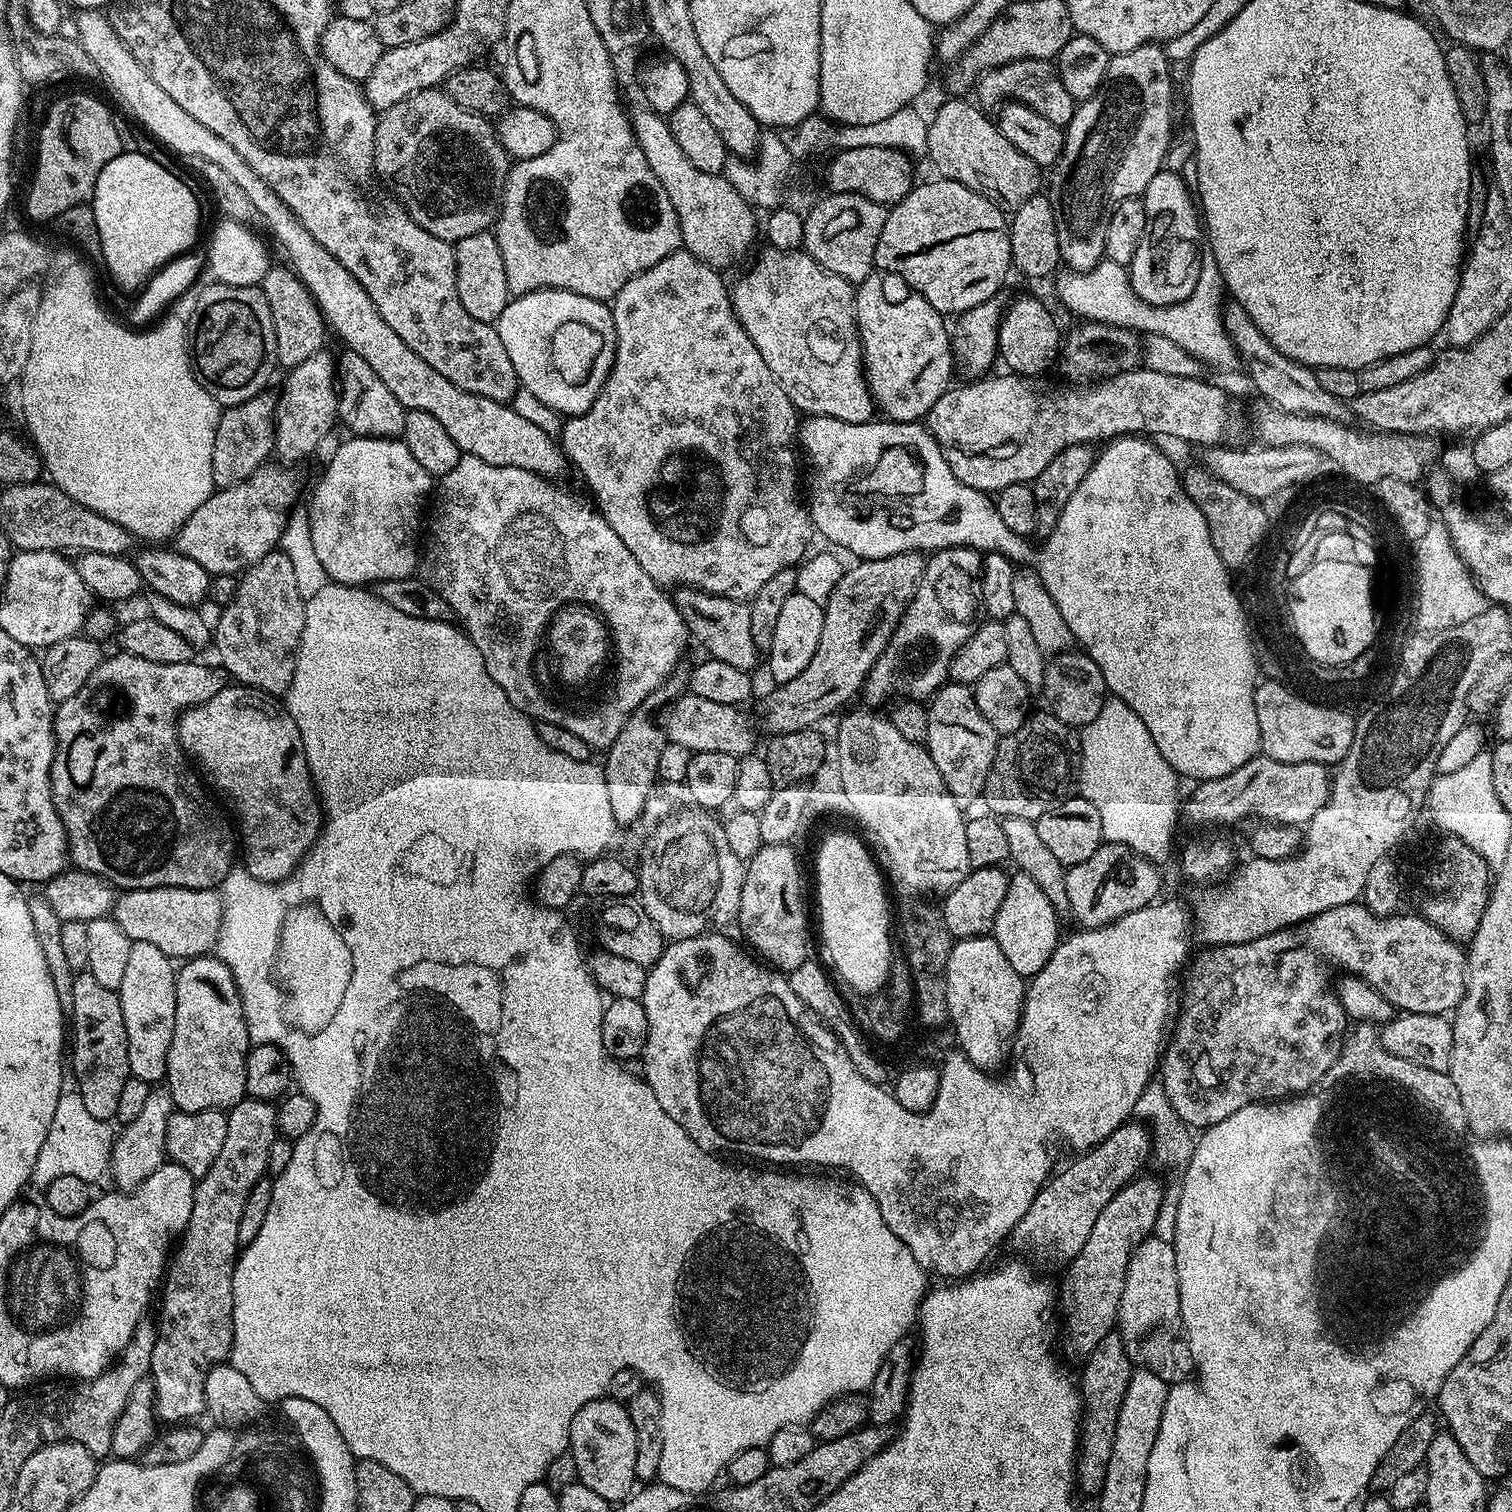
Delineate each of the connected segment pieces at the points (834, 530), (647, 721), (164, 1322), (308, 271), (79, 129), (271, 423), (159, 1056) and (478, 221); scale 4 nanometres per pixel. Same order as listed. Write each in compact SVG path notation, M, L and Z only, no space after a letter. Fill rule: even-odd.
M808 416L799 421L798 444L802 449L803 459L804 456L808 459L808 468L812 471L812 477L808 480L808 500L806 496L808 514L813 529L819 535L821 532L830 543L837 544L832 546L837 549L845 548L860 560L890 558L890 554L903 552L931 554L942 548L974 548L981 554L1000 552L1006 559L1020 566L1031 565L1038 578L1042 578L1042 586L1046 586L1050 598L1054 598L1058 614L1062 614L1066 626L1070 626L1073 641L1096 663L1098 670L1102 670L1105 689L1115 699L1126 702L1130 710L1134 710L1134 714L1142 718L1146 730L1150 730L1150 738L1154 738L1154 746L1158 746L1162 758L1170 762L1177 776L1189 776L1192 782L1222 778L1258 755L1260 735L1258 714L1254 710L1254 694L1258 683L1257 662L1250 641L1245 637L1244 623L1238 618L1236 600L1231 599L1237 594L1233 577L1226 574L1222 558L1219 557L1218 550L1214 550L1210 526L1206 526L1202 510L1198 510L1198 506L1194 506L1194 502L1186 494L1181 480L1181 469L1176 469L1175 462L1162 449L1155 448L1151 439L1140 434L1109 439L1101 447L1105 448L1096 452L1096 461L1090 466L1090 474L1086 474L1086 478L1082 478L1082 483L1078 485L1078 490L1070 494L1070 502L1066 502L1054 530L1050 535L1043 537L1041 544L1044 545L1037 552L1028 545L1029 541L1025 537L1006 530L1006 522L1002 522L996 509L996 501L989 493L979 492L974 486L966 486L956 477L954 470L950 470L938 442L923 423L873 418L861 424L851 424L829 416Z
M684 666L677 667L664 679L664 684L658 686L644 700L643 705L636 709L634 715L622 726L618 738L606 750L608 756L602 760L604 777L606 778L606 794L610 798L610 810L614 814L617 824L627 826L636 819L644 816L644 807L648 805L653 795L652 787L658 784L656 771L658 770L658 757L666 743L664 729L659 723L656 724L648 717L648 712L663 709L665 706L677 700L679 696L685 695L690 688L690 672ZM648 711L648 712L647 712ZM652 792L652 793L651 793Z
M251 1098L227 1109L226 1143L214 1158L214 1166L196 1180L190 1222L162 1280L164 1305L152 1355L150 1379L156 1391L156 1419L165 1425L192 1422L195 1416L205 1415L203 1390L208 1369L232 1355L234 1290L228 1267L236 1266L238 1259L238 1222L243 1206L255 1184L265 1179L270 1146L278 1139L276 1110L275 1103Z
M86 8L77 11L74 19L78 26L77 40L80 41L82 50L86 50L86 54L90 54L90 62L94 62L98 76L101 76L112 87L113 94L128 107L129 114L154 139L161 140L170 151L177 152L180 156L189 156L192 160L205 160L208 166L222 170L222 174L226 174L230 178L232 188L235 191L240 191L256 207L256 212L264 219L269 234L280 243L281 250L288 255L289 261L287 260L287 263L296 273L298 279L308 287L308 293L315 300L316 305L320 307L327 327L331 331L333 328L344 339L343 347L347 351L362 354L362 358L366 358L366 362L374 370L374 374L378 374L378 378L382 378L382 382L386 382L390 394L394 394L394 398L398 398L398 402L402 402L405 410L409 412L423 410L426 414L431 414L446 430L446 434L450 434L450 438L454 438L454 442L465 456L482 458L482 462L490 462L490 466L518 466L518 470L530 470L539 476L560 478L556 476L562 475L564 468L566 469L566 457L559 443L549 433L538 430L538 426L534 426L532 422L526 422L526 418L522 418L507 403L491 400L482 394L470 394L466 390L456 388L454 382L442 378L442 374L438 374L438 370L434 370L434 366L422 362L422 358L418 358L418 354L414 354L414 350L410 350L410 346L406 346L406 342L402 342L402 338L398 338L398 334L394 334L394 330L390 330L390 326L386 326L386 322L378 314L374 302L370 302L370 294L366 294L366 290L358 282L358 278L354 278L354 274L350 274L350 270L346 270L324 246L314 242L310 233L296 221L295 214L272 193L272 187L230 146L230 142L226 142L224 138L218 138L218 134L214 134L212 130L206 130L206 126L202 126L202 122L198 122L198 118L194 118L192 114L186 114L186 110L182 110L182 106L178 106L178 102L174 102L174 98L170 98L170 94L166 94L166 90L162 90L162 86L158 86L158 82L154 82L154 78L150 78L150 74L146 74L146 70L142 70L138 58L134 58L134 54L130 54L126 42L122 42L122 38L118 38L118 34L112 28L111 19L103 11Z
M76 92L52 104L44 125L40 128L40 141L36 144L36 173L28 188L28 216L38 223L56 222L64 211L92 199L98 174L122 151L120 132L112 112L96 96Z
M265 390L254 398L233 408L224 408L220 414L218 430L214 434L214 454L212 455L212 483L217 489L229 488L246 478L250 478L273 455L272 439L276 435L276 396Z
M135 942L126 961L126 974L118 989L122 1022L126 1022L128 1061L134 1078L156 1086L168 1075L170 1042L174 1038L176 1013L176 973L173 957L162 954L150 942Z
M439 87L427 88L413 96L402 98L402 102L394 102L394 106L390 106L384 112L379 113L376 122L376 133L374 134L374 150L372 151L375 175L377 177L385 176L386 179L392 180L392 188L396 191L393 192L395 199L399 200L409 215L419 222L422 230L434 234L434 238L455 242L462 238L470 238L470 234L487 232L496 223L496 218L500 214L500 201L504 190L504 180L508 176L510 167L510 157L508 151L502 146L497 129L493 125L491 128L488 124L491 123L485 117L458 106L458 102L454 102L454 98L450 98L448 93Z

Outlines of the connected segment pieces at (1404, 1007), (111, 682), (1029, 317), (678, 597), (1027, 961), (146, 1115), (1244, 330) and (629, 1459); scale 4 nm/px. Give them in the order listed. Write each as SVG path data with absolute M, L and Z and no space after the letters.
M1357 902L1346 906L1334 906L1334 910L1326 910L1314 918L1305 920L1302 924L1281 928L1279 932L1271 932L1269 936L1263 936L1252 940L1248 944L1221 944L1209 947L1200 957L1191 961L1188 972L1188 993L1182 996L1182 1007L1178 1012L1178 1019L1170 1032L1170 1039L1165 1047L1163 1056L1160 1057L1158 1080L1163 1085L1166 1098L1173 1107L1174 1114L1181 1122L1192 1130L1212 1128L1218 1122L1230 1118L1238 1110L1242 1110L1251 1104L1265 1102L1279 1102L1285 1098L1303 1094L1309 1088L1315 1086L1320 1079L1334 1066L1340 1052L1344 1051L1346 1033L1350 1028L1350 1021L1344 1015L1344 1008L1334 991L1333 981L1328 981L1328 972L1324 969L1324 952L1328 960L1336 968L1341 968L1341 973L1349 976L1361 976L1374 990L1381 992L1401 1013L1413 1012L1414 1014L1434 1014L1442 1016L1451 1013L1462 1002L1466 990L1466 974L1468 973L1468 957L1465 949L1457 941L1451 940L1438 926L1434 926L1423 915L1402 916L1376 916L1363 903Z
M123 650L117 653L117 656L105 655L94 677L95 683L113 688L124 699L124 709L116 717L104 717L88 701L87 691L59 701L54 708L52 729L56 735L56 753L50 774L52 801L68 835L71 863L90 874L104 877L117 890L215 889L223 885L234 867L234 832L230 824L228 829L227 822L208 801L203 786L196 781L197 773L188 769L189 761L180 746L180 739L176 737L176 725L184 709L195 708L225 688L225 677L216 666L207 668L197 662L146 662L146 658L138 658Z
M1020 296L1012 305L1003 309L998 334L998 356L1009 373L1033 378L1039 372L1057 363L1062 347L1062 331L1056 325L1052 312L1040 300L1032 296Z
M677 587L674 603L682 614L691 639L705 648L707 655L718 662L738 666L738 670L751 673L756 664L758 653L754 638L750 634L748 604L742 600L733 600L731 596L714 596L710 592L701 592L699 588Z
M1017 871L1008 881L1006 898L1002 901L1002 910L998 910L998 918L994 922L991 935L1002 946L1002 954L1010 961L1010 966L1018 970L1018 974L1025 978L1031 978L1050 962L1050 954L1054 954L1056 945L1062 939L1058 913L1042 894L1042 889L1025 872Z
M156 1086L149 1091L138 1118L134 1118L129 1124L119 1129L121 1132L118 1132L115 1137L110 1165L110 1176L116 1179L117 1189L135 1190L139 1188L141 1182L150 1178L154 1170L158 1170L161 1164L165 1163L166 1126L173 1111L172 1095L168 1093L167 1087Z
M1228 302L1222 308L1224 314L1224 325L1230 334L1230 338L1236 347L1236 354L1239 363L1244 364L1248 371L1248 376L1252 379L1252 384L1265 396L1267 403L1274 408L1280 408L1290 414L1302 414L1303 416L1317 416L1327 420L1345 419L1350 412L1349 405L1345 401L1334 398L1334 394L1329 394L1318 386L1318 378L1315 371L1304 364L1294 362L1286 358L1264 337L1262 330L1254 326L1250 314L1242 310L1242 306L1235 302Z
M601 1398L582 1406L570 1422L568 1451L578 1466L579 1483L590 1486L598 1498L609 1502L628 1499L637 1487L634 1461L638 1455L638 1438L634 1438L634 1422L621 1401Z

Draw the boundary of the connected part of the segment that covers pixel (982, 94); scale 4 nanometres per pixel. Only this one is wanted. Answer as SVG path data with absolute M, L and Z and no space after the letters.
M1015 60L997 68L989 68L977 79L974 85L975 92L975 99L984 106L1000 106L1005 102L1028 104L1029 107L1038 110L1042 118L1050 118L1054 126L1062 129L1068 127L1076 113L1077 101L1072 100L1066 86L1062 86L1062 78L1058 78L1052 60Z

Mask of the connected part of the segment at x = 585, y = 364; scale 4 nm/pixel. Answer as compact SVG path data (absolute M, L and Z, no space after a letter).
M540 288L536 292L526 293L525 296L517 296L509 299L506 310L502 310L502 314L496 320L494 327L498 334L498 338L502 338L502 346L506 346L506 355L508 355L510 363L514 366L514 374L516 375L519 387L523 389L523 391L534 394L534 398L538 398L538 402L550 406L550 410L554 410L564 418L569 416L580 416L586 410L590 410L594 398L598 398L598 394L602 390L602 386L610 374L612 363L616 357L614 318L612 317L611 307L609 307L605 301L586 298L582 294L574 294L573 292L562 290L561 288Z

